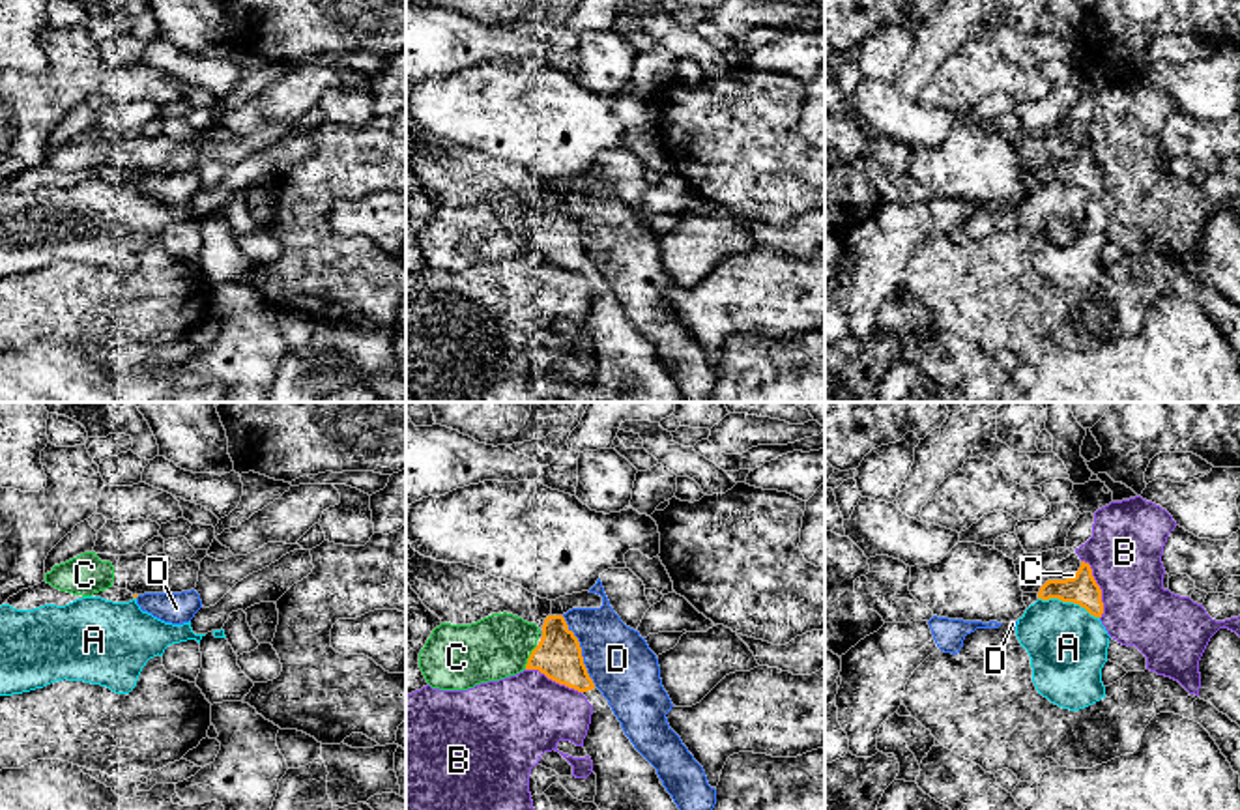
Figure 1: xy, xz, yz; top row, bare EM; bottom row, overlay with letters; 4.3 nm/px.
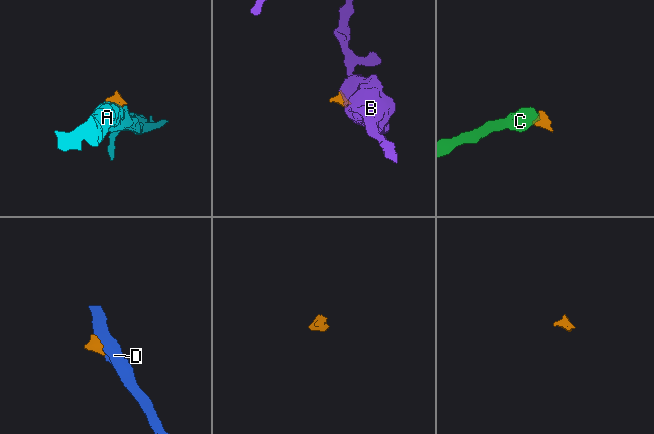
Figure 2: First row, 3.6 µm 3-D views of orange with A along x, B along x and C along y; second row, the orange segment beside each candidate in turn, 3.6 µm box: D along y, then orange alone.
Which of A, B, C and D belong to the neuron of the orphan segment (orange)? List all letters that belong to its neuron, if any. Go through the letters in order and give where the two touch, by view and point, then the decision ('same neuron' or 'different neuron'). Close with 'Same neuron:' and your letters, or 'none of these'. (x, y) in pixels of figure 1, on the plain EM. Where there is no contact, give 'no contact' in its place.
A: yz (1068, 182) | different neuron
B: yz (1098, 169) | different neuron
C: xz (530, 238) | different neuron
D: xz (580, 232) | different neuron
Same neuron: none of these

